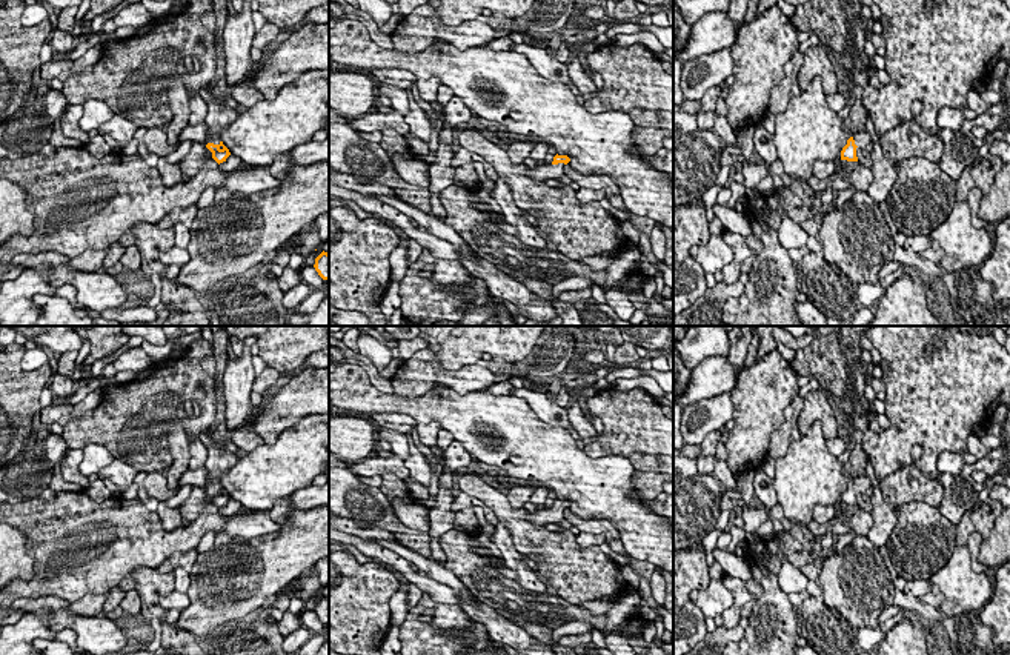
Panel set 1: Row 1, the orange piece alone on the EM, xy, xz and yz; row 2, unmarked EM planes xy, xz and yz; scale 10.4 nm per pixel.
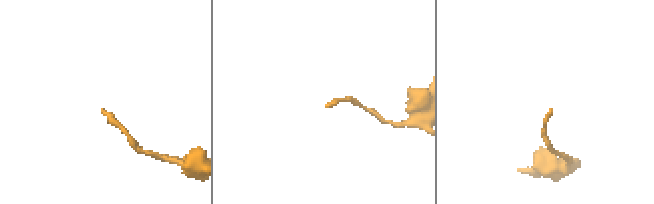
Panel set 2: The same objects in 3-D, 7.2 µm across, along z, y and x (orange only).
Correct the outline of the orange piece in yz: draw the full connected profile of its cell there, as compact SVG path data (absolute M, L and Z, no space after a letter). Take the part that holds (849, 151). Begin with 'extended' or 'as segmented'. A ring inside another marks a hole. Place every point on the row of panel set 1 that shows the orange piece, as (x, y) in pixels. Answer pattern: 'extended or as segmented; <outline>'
extended; M867 129L853 134L841 151L841 160L858 161L856 149L865 149L870 141L872 135Z

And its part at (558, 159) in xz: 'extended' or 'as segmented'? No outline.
extended

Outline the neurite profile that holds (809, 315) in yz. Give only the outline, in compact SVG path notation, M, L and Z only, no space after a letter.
M796 301L795 312L801 321L801 326L827 326L827 317L810 301Z

